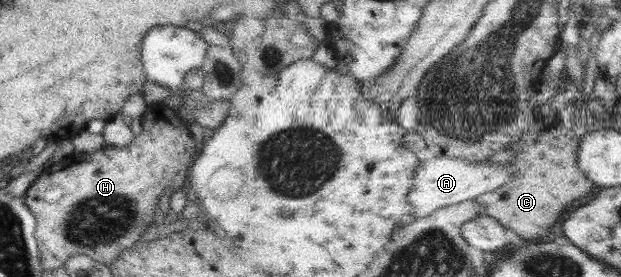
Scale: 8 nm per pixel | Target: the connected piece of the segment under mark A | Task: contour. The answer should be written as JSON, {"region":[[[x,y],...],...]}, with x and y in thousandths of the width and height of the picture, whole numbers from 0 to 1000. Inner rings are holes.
{"region":[[[721,563],[700,567],[692,578],[678,585],[670,614],[670,628],[663,646],[663,686],[659,700],[659,733],[663,740],[662,780],[670,791],[686,787],[700,758],[713,755],[720,744],[736,740],[750,729],[754,718],[763,722],[767,711],[778,704],[784,693],[797,690],[805,671],[813,668],[824,650],[829,632],[826,599],[816,588],[813,596],[779,588],[779,581],[755,588],[754,581],[741,570],[728,570]]]}

